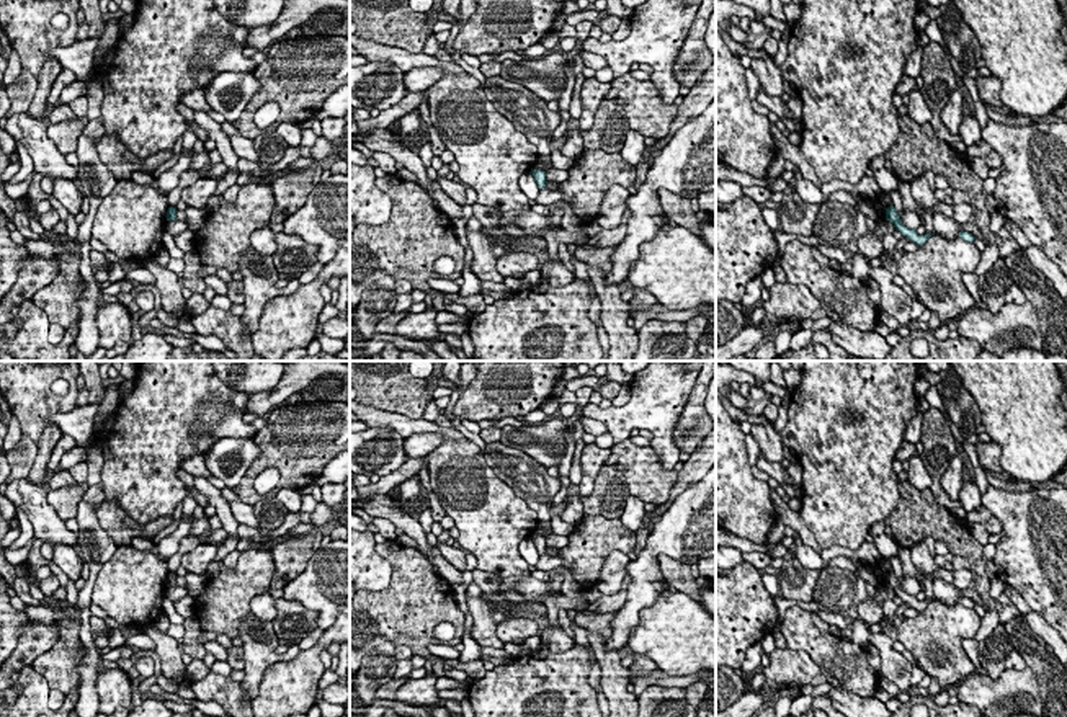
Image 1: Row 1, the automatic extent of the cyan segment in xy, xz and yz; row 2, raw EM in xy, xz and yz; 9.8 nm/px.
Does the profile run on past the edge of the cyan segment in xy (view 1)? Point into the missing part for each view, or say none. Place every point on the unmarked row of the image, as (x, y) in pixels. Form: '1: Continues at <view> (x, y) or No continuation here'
1: No continuation here

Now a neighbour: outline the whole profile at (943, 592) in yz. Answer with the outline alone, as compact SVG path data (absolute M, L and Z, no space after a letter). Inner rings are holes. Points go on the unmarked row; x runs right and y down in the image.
M936 578L933 580L933 596L936 601L944 603L946 606L954 606L959 603L961 591L954 585Z

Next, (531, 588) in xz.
M508 577L502 578L502 591L513 590L523 595L528 601L536 601L549 591L551 581L538 580L534 577Z

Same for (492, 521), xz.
M350 400L350 413L368 428L391 426L404 439L415 433L440 433L444 441L426 456L428 475L433 493L459 529L456 546L475 557L479 570L500 578L531 577L520 542L534 532L538 513L493 474L479 446L456 428L356 400Z

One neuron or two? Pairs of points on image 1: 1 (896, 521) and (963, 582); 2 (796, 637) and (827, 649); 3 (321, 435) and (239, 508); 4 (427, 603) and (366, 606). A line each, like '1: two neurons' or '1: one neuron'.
1: two neurons
2: one neuron
3: two neurons
4: one neuron

